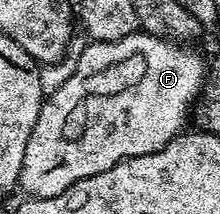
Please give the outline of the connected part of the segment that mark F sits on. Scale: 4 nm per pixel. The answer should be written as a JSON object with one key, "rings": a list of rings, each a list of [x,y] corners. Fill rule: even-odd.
{"rings":[[[142,30],[120,41],[88,43],[65,86],[44,99],[25,146],[18,187],[23,187],[31,198],[53,198],[78,180],[101,174],[131,156],[161,150],[184,131],[183,123],[188,123],[189,111],[204,88],[203,60],[191,46],[162,40]]]}

